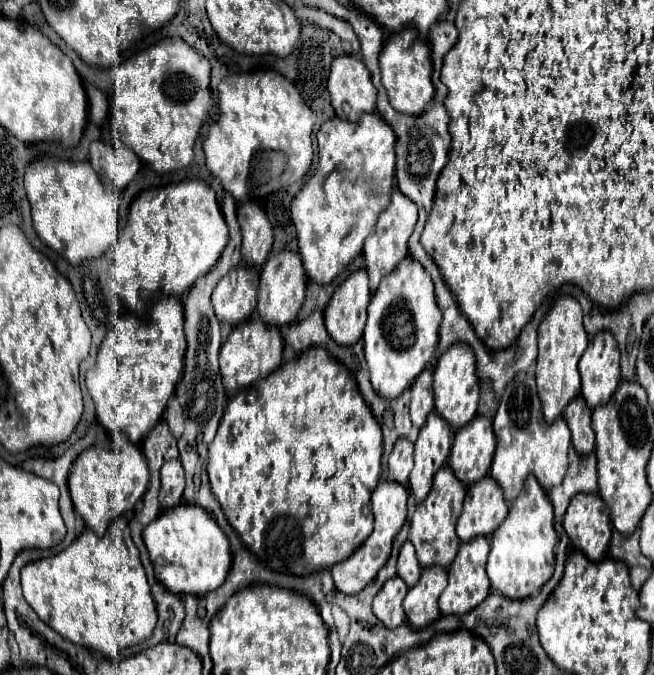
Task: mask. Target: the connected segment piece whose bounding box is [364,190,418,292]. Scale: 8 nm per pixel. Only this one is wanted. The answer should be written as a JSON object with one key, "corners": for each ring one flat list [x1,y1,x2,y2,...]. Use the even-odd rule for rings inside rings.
{"corners":[[394,190,390,196,390,202,386,206,386,210,380,212,378,222,376,222,376,230,366,238,364,242,364,258,366,258,366,272,370,276,370,290,374,292,380,284,380,280,390,274,396,264,408,254,408,238,414,230,414,224,418,220,418,208,416,204,412,204,412,200,408,200,400,190]]}

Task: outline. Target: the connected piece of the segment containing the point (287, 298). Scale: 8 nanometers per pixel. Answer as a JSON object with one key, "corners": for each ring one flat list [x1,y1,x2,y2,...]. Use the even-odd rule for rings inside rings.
{"corners":[[280,250,272,252,268,256,262,276,260,276,260,288,258,288,258,314,266,324,272,326,282,326,282,324,292,324,298,316,298,310,304,302,304,290,306,290,306,270,302,266,300,254,290,252,290,250]]}

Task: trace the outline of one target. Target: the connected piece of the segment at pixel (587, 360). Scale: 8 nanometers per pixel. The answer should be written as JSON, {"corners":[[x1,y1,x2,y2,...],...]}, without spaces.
{"corners":[[608,330,592,336,578,364,582,376,582,398,590,408,606,404,620,382,620,352]]}

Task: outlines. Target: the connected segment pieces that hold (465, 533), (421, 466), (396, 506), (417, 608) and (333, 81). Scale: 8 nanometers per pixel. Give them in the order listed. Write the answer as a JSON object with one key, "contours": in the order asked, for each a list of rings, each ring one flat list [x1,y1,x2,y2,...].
{"contours":[[[484,476,468,488,464,510,456,522,456,532,462,542,476,536,490,536,508,514,504,492,492,476]],[[432,412,426,424,420,428,414,448,414,468,410,472,410,490,418,502,426,498,432,486,432,478,440,466,446,464,450,452,450,428,448,422]],[[380,480,378,486,372,490,372,514,376,518,374,532,362,542,360,548,356,548,356,552,352,552,352,556,348,556,340,564,332,566,332,578,340,592,356,594,376,578,378,570,386,564,386,560,390,556,394,536,402,530,402,526,408,518,406,502,408,502,408,488,402,484,396,484,394,480]],[[430,566,422,570,416,586,412,586,404,598,404,610,408,624,414,628,424,628,432,624,438,616,438,598,444,592,448,574,442,566]],[[350,54,338,56,332,62,326,88,338,118,356,122,362,114,374,112,376,88,360,58]]]}

